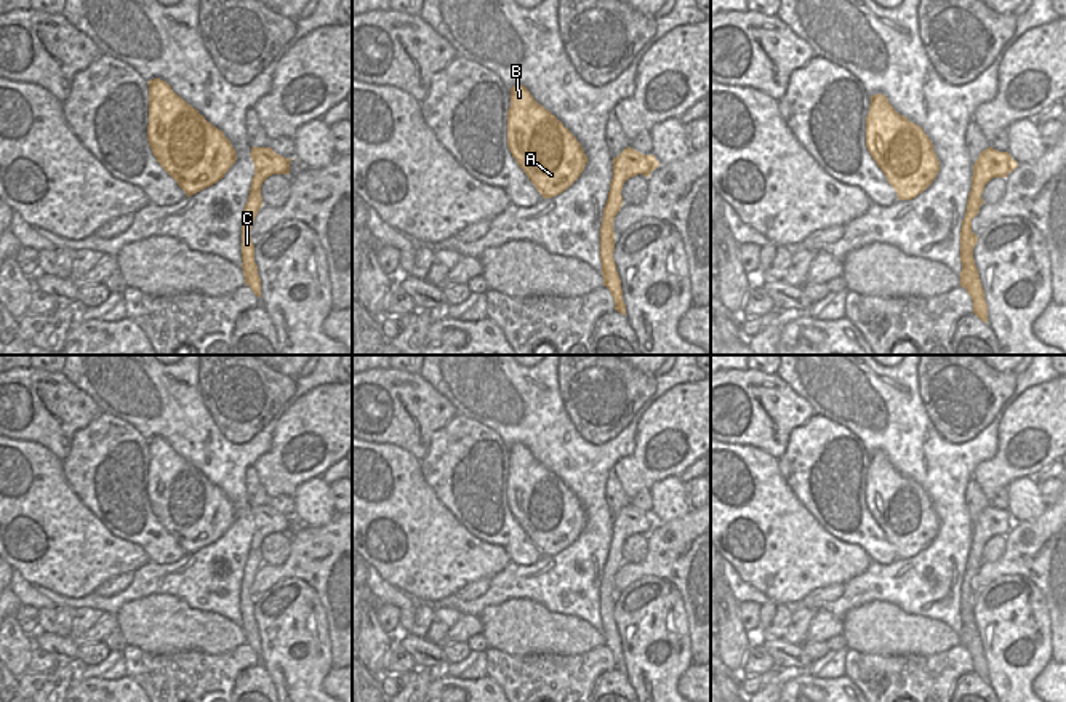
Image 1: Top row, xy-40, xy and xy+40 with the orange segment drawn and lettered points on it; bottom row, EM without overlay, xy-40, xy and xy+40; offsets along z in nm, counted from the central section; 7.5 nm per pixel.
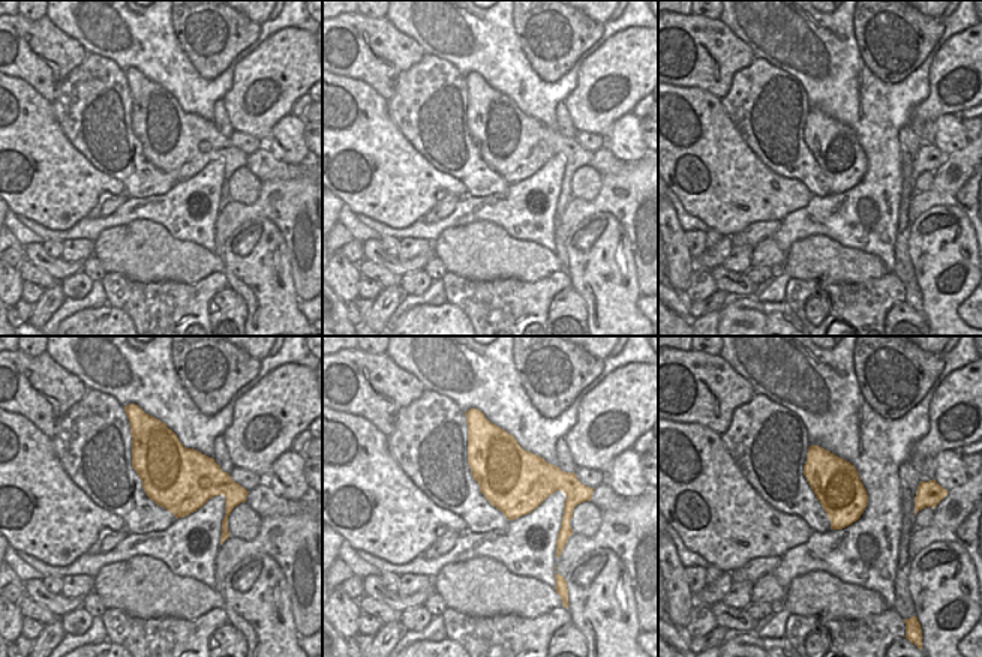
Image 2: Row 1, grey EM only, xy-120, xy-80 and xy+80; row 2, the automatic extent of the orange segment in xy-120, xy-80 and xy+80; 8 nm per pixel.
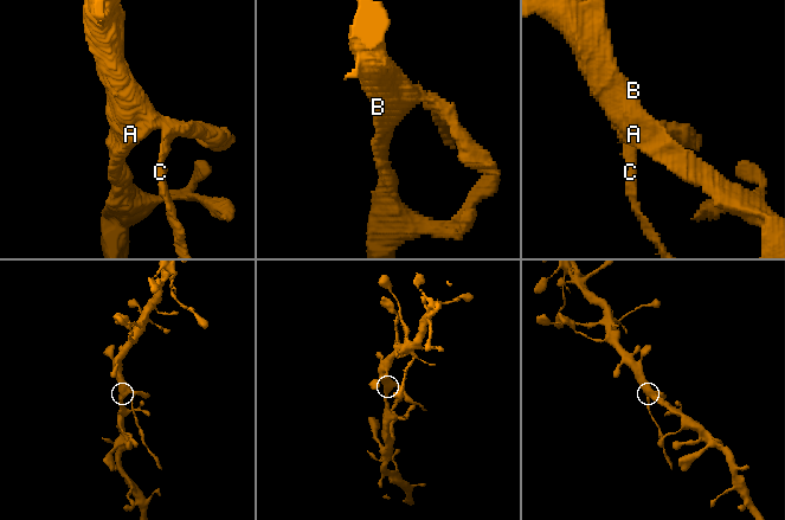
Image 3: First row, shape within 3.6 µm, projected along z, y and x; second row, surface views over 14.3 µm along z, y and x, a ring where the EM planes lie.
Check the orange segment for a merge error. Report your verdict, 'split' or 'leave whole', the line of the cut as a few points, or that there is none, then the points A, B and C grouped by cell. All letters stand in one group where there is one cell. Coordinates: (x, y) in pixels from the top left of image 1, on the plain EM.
split | xy-40 (252, 544), (261, 563) | A B / C

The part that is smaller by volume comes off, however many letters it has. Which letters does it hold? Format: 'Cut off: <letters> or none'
Cut off: C

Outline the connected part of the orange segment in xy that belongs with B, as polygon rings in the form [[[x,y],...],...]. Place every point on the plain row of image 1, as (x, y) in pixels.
[[[522,443],[511,446],[507,505],[543,556],[567,548],[587,521],[570,488]]]

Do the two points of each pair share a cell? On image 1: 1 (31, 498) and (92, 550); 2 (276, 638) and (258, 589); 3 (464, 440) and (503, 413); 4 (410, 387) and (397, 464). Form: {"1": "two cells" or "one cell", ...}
{"1": "one cell", "2": "two cells", "3": "two cells", "4": "two cells"}

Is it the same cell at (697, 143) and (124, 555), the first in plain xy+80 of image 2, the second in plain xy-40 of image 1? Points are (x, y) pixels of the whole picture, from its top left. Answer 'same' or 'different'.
same

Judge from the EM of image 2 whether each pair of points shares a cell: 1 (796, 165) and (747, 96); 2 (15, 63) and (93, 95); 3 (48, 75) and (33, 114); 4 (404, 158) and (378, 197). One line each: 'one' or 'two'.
1: one
2: two
3: two
4: one

